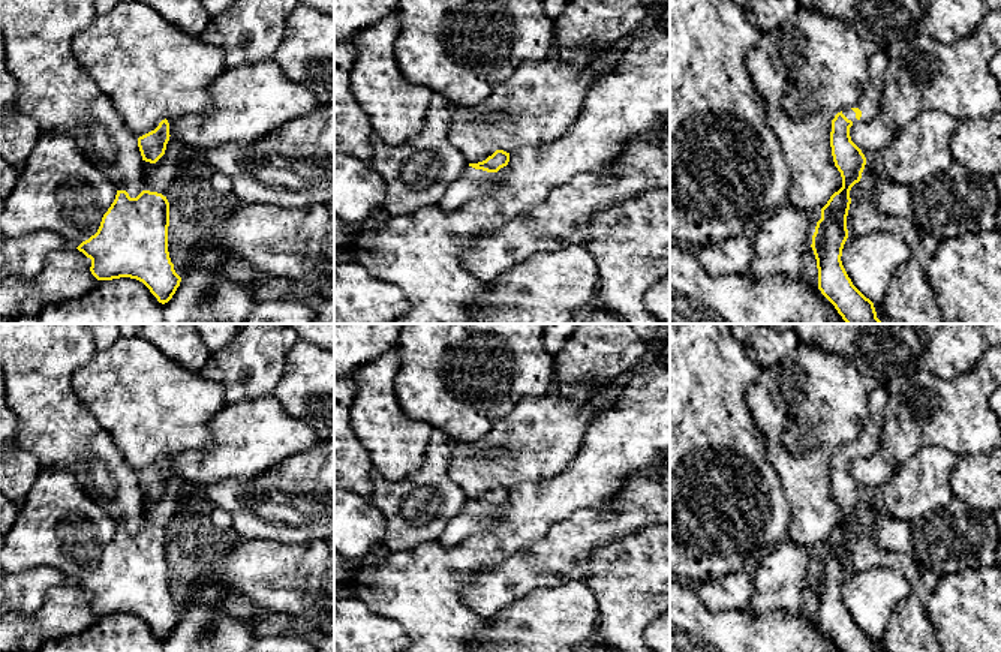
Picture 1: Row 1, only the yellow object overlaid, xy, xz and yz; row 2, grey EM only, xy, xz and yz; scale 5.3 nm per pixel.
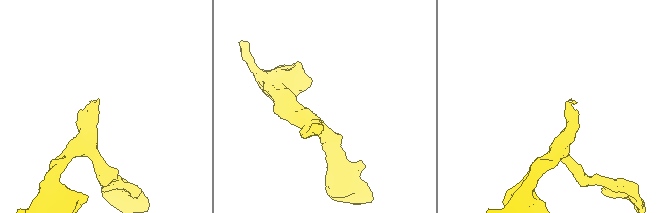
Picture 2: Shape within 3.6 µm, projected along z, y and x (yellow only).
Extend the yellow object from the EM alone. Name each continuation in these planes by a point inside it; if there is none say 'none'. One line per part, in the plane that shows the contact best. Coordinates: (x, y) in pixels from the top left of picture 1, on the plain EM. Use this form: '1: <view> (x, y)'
1: xz (474, 519)

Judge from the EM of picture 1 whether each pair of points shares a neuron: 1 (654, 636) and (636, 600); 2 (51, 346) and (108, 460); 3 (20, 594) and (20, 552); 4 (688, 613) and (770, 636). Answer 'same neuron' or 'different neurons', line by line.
1: different neurons
2: same neuron
3: different neurons
4: same neuron

